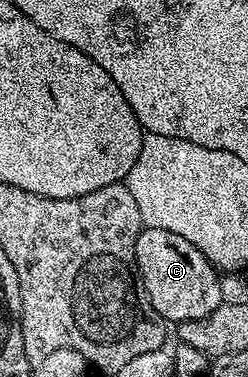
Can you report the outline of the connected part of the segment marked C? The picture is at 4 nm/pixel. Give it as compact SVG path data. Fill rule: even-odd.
M143 227L142 232L136 237L134 246L136 253L136 265L140 277L144 281L144 289L148 293L148 301L152 301L152 309L160 313L160 317L177 325L184 321L196 321L196 317L208 317L212 309L216 309L224 302L222 295L222 283L218 280L219 268L192 245L192 241L184 241L184 237L179 237L177 233L168 233L168 229L152 229Z

